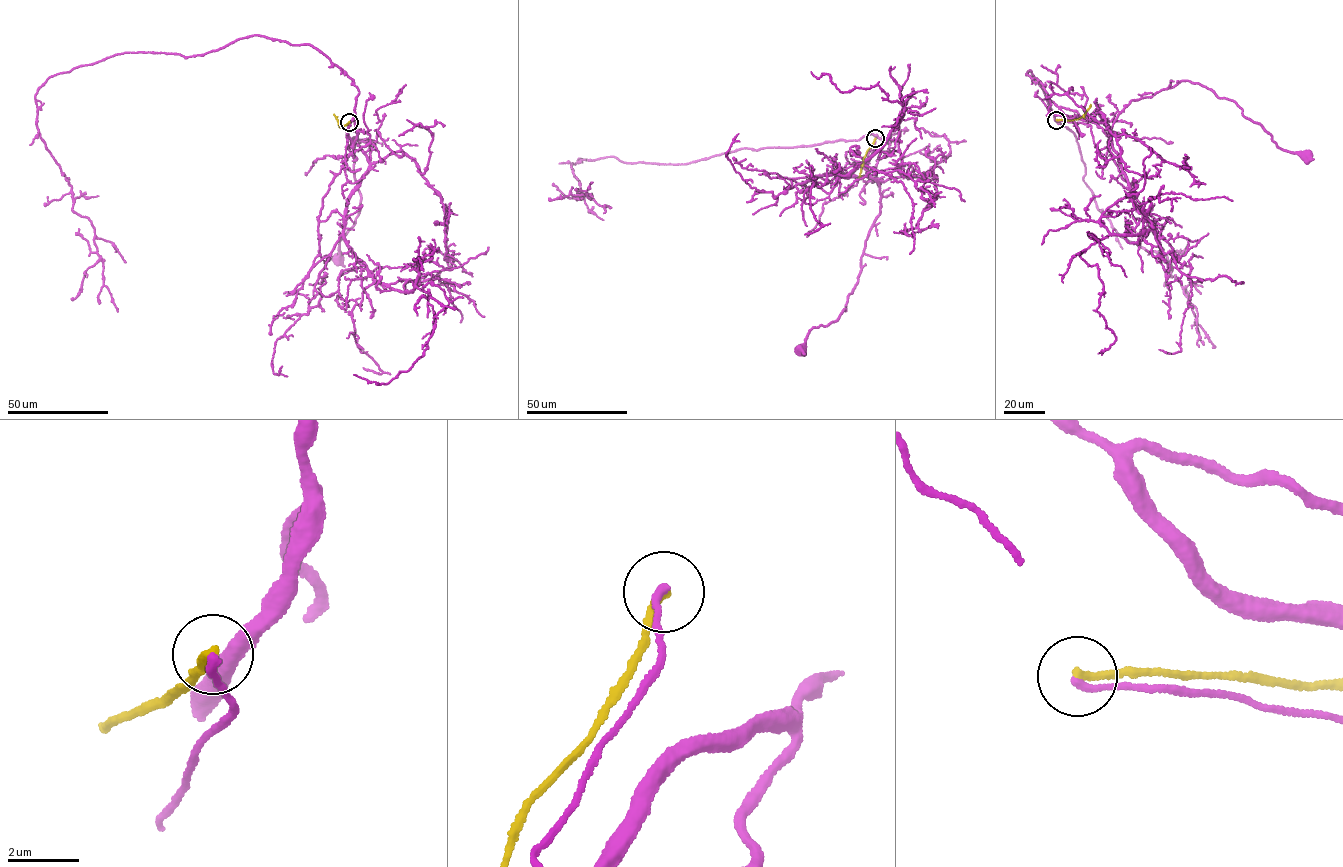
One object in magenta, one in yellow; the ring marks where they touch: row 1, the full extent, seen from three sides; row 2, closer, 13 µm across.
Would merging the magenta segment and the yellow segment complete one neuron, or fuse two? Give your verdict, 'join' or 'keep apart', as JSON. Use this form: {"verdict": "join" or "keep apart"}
{"verdict": "keep apart"}

